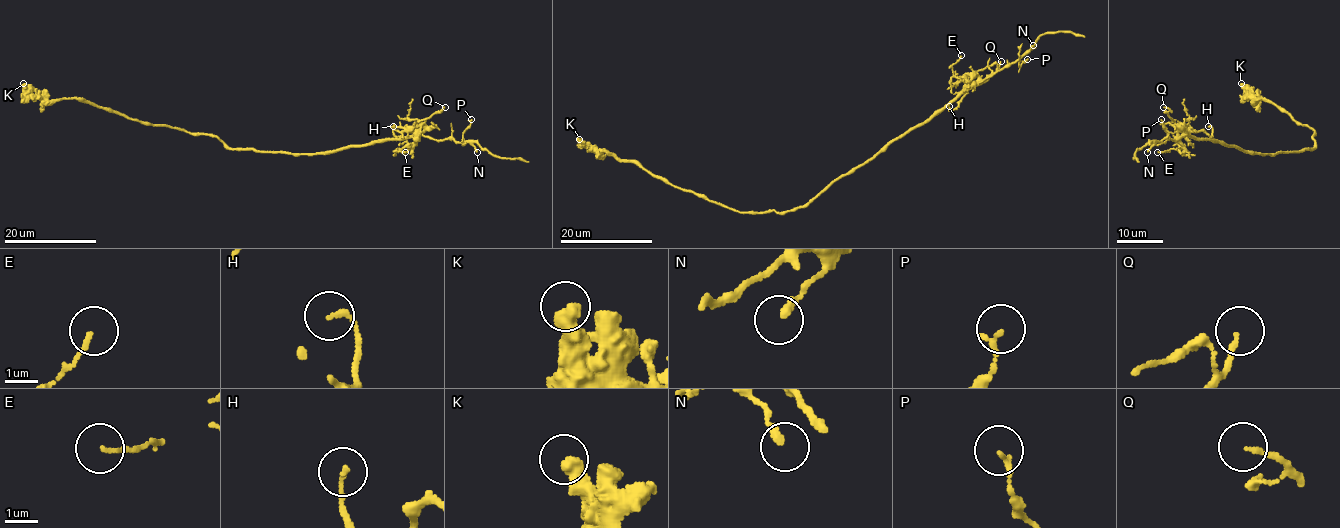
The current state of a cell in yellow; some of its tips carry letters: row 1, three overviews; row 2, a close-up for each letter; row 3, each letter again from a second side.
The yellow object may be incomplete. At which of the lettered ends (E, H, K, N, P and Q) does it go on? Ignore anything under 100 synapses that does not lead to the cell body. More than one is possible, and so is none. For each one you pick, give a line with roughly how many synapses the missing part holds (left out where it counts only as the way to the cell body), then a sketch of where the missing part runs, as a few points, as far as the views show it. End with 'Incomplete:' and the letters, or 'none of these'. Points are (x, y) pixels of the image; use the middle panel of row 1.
Incomplete: none of these

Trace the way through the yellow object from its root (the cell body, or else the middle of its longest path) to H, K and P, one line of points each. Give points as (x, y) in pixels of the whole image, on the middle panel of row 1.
H: (837, 179), (870, 161), (894, 140), (927, 123), (970, 88), (954, 109), (949, 110), (949, 106)
K: (837, 179), (790, 210), (741, 213), (665, 183), (633, 162), (593, 151), (579, 139)
P: (837, 179), (870, 161), (894, 140), (927, 123), (965, 91), (1011, 63), (1019, 60), (1019, 66), (1027, 59)

